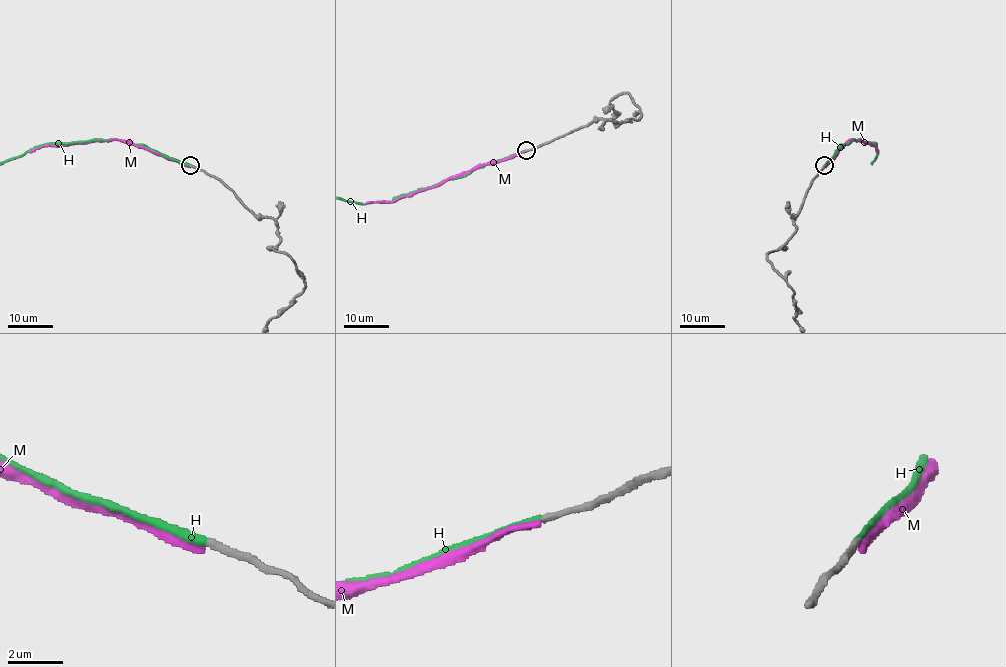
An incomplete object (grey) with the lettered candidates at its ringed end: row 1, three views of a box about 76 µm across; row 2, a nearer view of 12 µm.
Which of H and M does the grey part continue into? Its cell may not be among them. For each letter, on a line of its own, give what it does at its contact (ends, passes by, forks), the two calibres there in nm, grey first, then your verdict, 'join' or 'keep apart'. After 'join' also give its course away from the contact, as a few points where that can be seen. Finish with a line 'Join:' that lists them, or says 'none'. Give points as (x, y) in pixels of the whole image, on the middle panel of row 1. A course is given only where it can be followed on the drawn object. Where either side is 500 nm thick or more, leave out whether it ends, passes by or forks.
H: it ends there; 260 nm thick on the grey side, 260 nm on the other; join
M: it ends there; 260 nm thick on the grey side, 280 nm on the other; keep apart
Join: H

